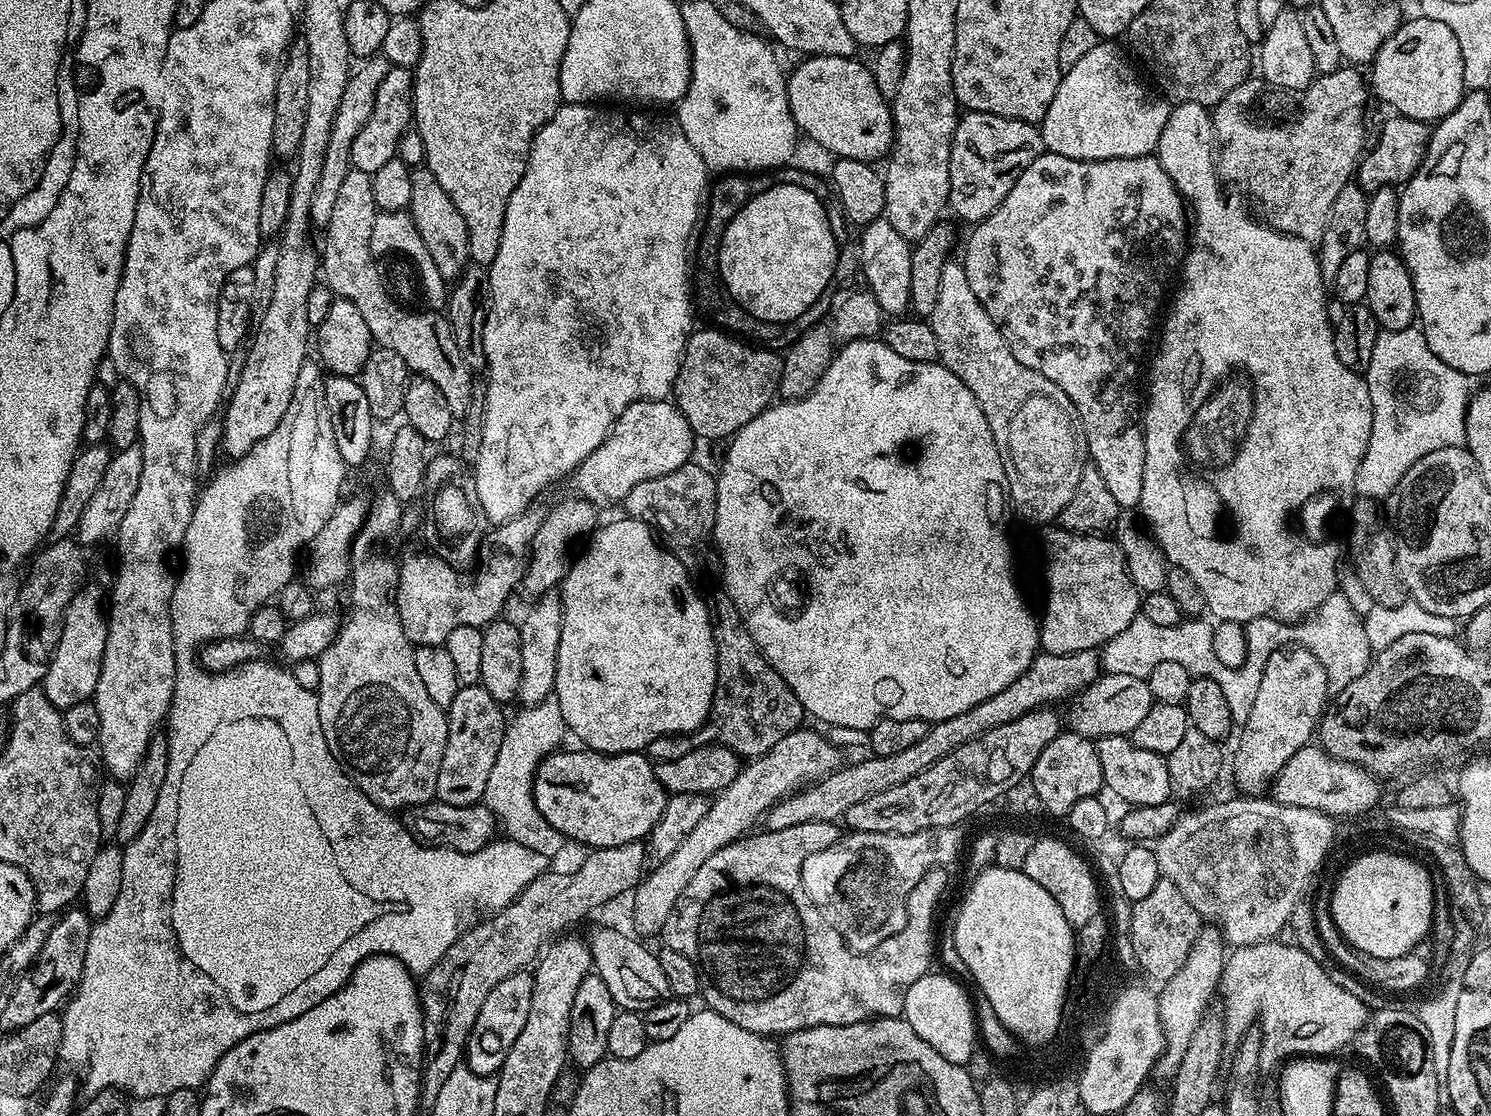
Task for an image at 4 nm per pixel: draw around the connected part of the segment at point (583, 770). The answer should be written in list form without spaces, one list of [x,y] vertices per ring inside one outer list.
[[[591,750],[564,751],[551,752],[536,767],[532,793],[538,806],[538,814],[542,814],[542,818],[546,818],[549,826],[560,833],[561,837],[576,841],[592,850],[622,846],[635,840],[643,841],[651,833],[658,818],[662,818],[662,810],[669,798],[662,782],[658,782],[653,761],[644,752],[623,752],[605,756],[603,752]]]

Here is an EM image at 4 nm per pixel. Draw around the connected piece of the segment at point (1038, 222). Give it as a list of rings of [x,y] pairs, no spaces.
[[[1045,151],[1014,182],[1010,194],[1002,198],[1002,202],[979,224],[971,229],[968,245],[964,248],[962,263],[966,270],[966,278],[970,278],[970,290],[974,290],[978,302],[990,314],[990,318],[998,326],[1002,338],[1010,346],[1014,358],[1022,362],[1022,366],[1030,366],[1030,370],[1038,370],[1078,410],[1082,418],[1084,433],[1088,439],[1088,455],[1090,462],[1102,474],[1106,487],[1114,502],[1118,502],[1121,510],[1132,510],[1139,505],[1142,498],[1142,474],[1146,470],[1146,442],[1144,441],[1144,425],[1142,423],[1142,392],[1136,389],[1136,383],[1142,380],[1140,359],[1144,356],[1144,347],[1152,336],[1152,327],[1156,324],[1156,315],[1160,312],[1160,303],[1164,300],[1164,291],[1168,288],[1168,279],[1172,271],[1183,265],[1184,257],[1190,247],[1190,216],[1186,211],[1186,201],[1174,186],[1170,174],[1160,165],[1155,155],[1142,157],[1110,158],[1109,160],[1075,160],[1062,157],[1060,154]]]

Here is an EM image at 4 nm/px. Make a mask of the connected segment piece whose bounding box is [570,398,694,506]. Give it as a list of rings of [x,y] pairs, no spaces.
[[[671,399],[639,400],[622,410],[602,446],[578,465],[570,483],[583,499],[594,505],[603,506],[611,500],[623,502],[638,482],[662,478],[662,474],[670,474],[689,463],[693,459],[692,443],[690,422],[686,422]]]

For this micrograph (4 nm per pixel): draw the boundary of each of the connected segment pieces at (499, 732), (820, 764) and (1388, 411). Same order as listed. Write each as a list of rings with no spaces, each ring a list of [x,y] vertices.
[[[481,683],[465,684],[454,694],[454,702],[446,709],[448,737],[442,762],[438,766],[438,786],[435,799],[450,806],[470,806],[483,801],[490,769],[506,727],[506,715],[502,704],[491,696]]]
[[[801,726],[786,734],[786,738],[776,743],[766,755],[749,759],[741,767],[738,778],[734,778],[734,782],[730,782],[730,786],[723,788],[709,803],[706,815],[699,820],[698,826],[694,826],[694,830],[690,830],[690,834],[686,834],[682,846],[678,846],[670,858],[659,861],[655,865],[656,869],[653,872],[651,869],[631,893],[635,935],[640,938],[659,937],[678,898],[682,898],[682,890],[686,890],[686,886],[690,886],[690,878],[698,874],[698,866],[702,866],[710,854],[718,854],[718,850],[749,835],[761,823],[764,813],[785,796],[791,796],[803,786],[835,772],[842,764],[840,754],[841,749],[821,733],[819,736],[811,732],[808,726]]]
[[[1413,326],[1406,330],[1381,331],[1378,342],[1374,342],[1374,354],[1370,358],[1366,379],[1372,403],[1372,433],[1370,446],[1366,446],[1366,454],[1358,466],[1356,491],[1361,497],[1380,502],[1390,495],[1392,489],[1400,487],[1406,470],[1410,470],[1418,458],[1434,454],[1434,450],[1458,448],[1464,444],[1470,378],[1454,370],[1454,366],[1446,366],[1446,362],[1430,350],[1424,333]]]

